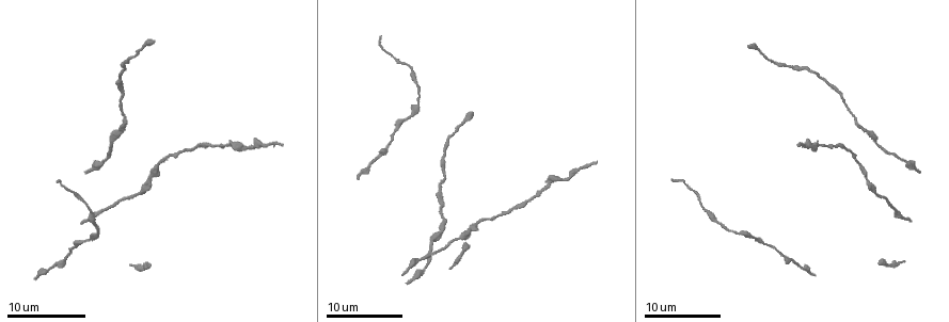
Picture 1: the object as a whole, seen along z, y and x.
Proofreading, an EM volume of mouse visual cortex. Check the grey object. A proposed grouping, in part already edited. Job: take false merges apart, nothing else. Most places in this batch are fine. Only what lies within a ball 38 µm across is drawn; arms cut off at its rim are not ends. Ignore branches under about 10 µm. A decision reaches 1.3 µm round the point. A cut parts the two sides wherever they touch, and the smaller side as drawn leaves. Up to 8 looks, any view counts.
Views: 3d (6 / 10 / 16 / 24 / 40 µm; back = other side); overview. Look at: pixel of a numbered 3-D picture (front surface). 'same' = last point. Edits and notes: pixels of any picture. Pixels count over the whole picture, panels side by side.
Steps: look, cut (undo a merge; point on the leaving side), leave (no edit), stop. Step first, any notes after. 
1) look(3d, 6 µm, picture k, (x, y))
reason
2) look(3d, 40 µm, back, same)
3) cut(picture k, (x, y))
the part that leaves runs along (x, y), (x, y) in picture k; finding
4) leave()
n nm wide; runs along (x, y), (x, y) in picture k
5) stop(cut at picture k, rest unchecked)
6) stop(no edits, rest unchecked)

look(3d, 10 µm, picture 1, (861, 164))
sudden change in width

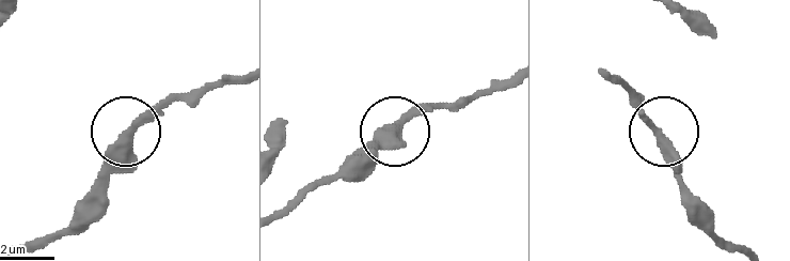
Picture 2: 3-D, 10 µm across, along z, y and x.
leave()
continuous, no second neuron

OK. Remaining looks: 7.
look(3d, 16 µm, picture 1, (121, 97))
sudden change in width

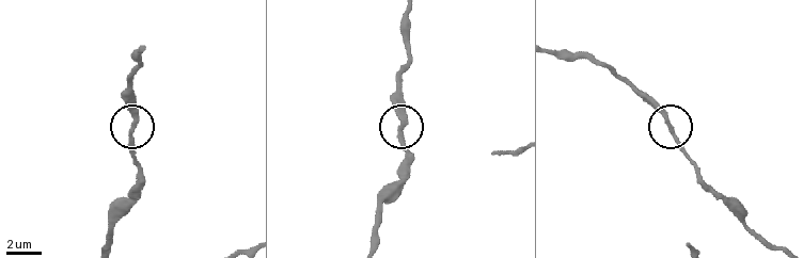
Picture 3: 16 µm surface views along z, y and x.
look(3d, 6 µm, picture 3, (131, 130))

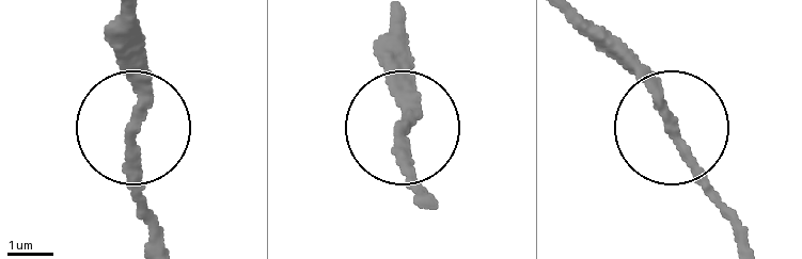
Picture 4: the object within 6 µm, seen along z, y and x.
leave()
250 nm wide; all the same neuron

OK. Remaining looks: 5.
look(3d, 16 µm, picture 1, (435, 251))

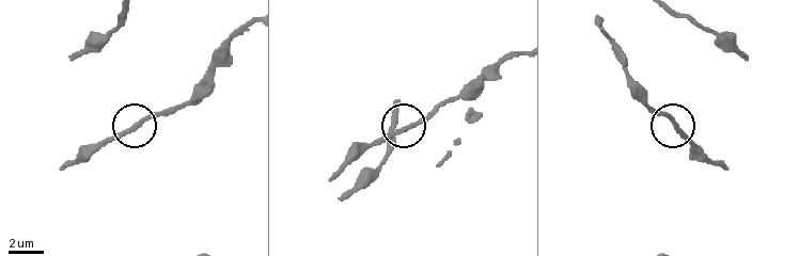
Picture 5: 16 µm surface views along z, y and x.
look(3d, 6 µm, picture 5, (408, 127))

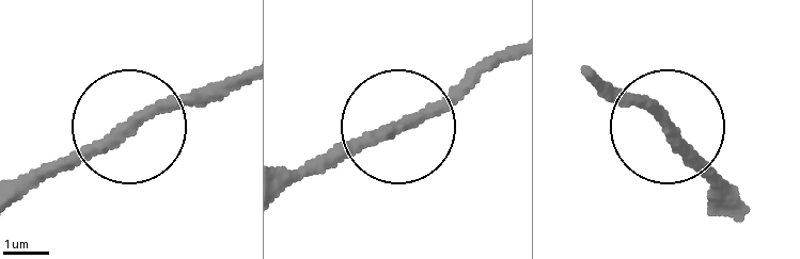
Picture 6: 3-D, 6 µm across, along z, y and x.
leave()
runs along (292, 175), (395, 133), (472, 65) in picture 6; all the same neuron

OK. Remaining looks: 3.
look(3d, 6 µm, picture 1, (416, 104))
sudden change in width

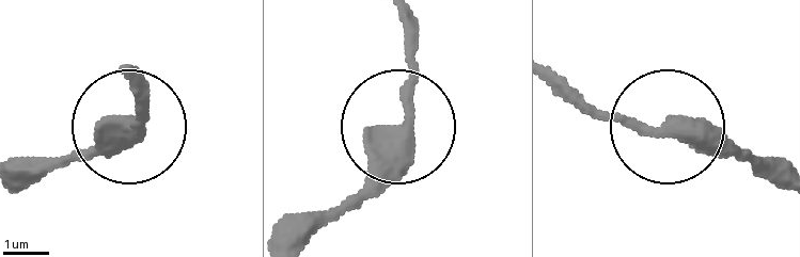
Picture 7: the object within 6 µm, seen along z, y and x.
look(3d, 6 µm, back, picture 7, (668, 128))
other side

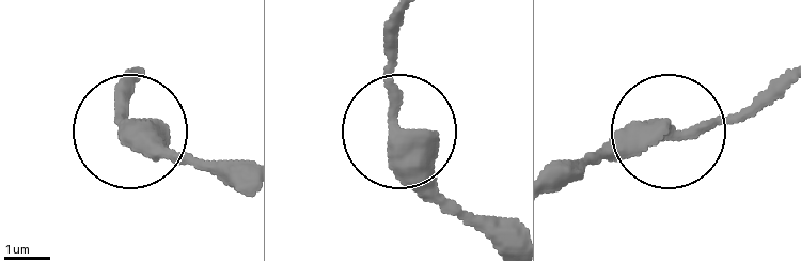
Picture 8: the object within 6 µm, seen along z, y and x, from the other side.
leave()
380 nm wide; all the same neuron

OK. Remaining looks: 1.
stop(no edits, rest unchecked)

